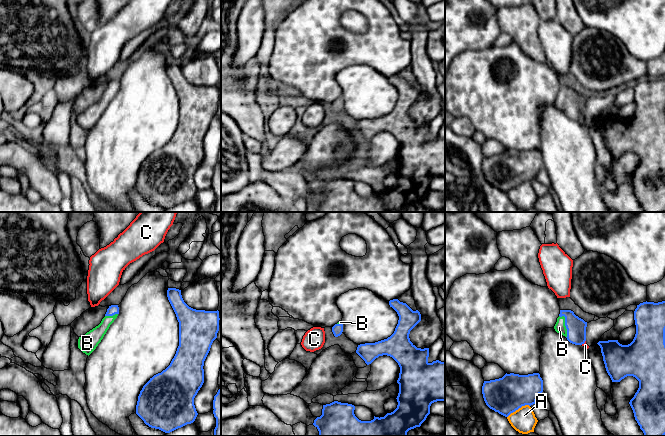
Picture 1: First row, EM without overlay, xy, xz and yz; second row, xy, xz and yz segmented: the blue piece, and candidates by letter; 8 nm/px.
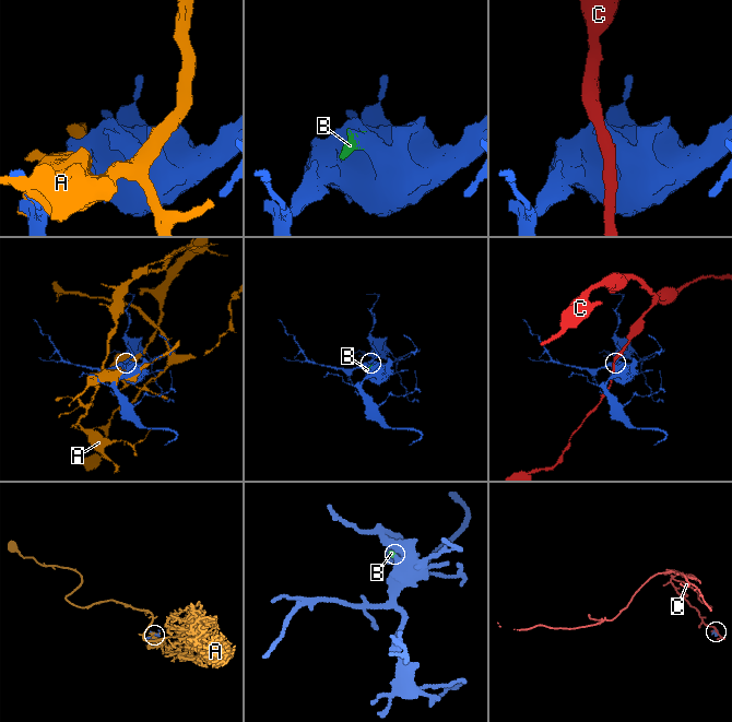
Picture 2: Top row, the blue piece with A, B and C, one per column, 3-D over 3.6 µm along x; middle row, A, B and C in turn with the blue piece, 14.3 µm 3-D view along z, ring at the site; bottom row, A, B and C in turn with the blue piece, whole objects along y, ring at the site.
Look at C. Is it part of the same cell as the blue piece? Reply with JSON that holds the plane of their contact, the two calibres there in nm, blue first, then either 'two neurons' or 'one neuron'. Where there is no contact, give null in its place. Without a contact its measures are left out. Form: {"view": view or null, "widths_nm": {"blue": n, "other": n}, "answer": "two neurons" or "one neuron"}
{"view": "yz", "widths_nm": {"blue": 160, "other": 40}, "answer": "two neurons"}

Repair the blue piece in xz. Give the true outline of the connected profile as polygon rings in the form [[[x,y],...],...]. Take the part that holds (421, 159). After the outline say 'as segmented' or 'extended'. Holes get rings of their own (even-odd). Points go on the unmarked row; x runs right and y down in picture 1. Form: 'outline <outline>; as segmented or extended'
outline [[[398,75],[390,76],[389,81],[399,92],[394,109],[387,115],[358,121],[356,129],[367,141],[383,131],[392,133],[398,139],[397,184],[384,193],[374,192],[371,197],[361,197],[354,190],[354,181],[334,177],[323,181],[322,191],[314,196],[313,201],[318,205],[319,212],[407,212],[409,206],[420,203],[426,196],[432,179],[445,177],[445,138],[436,136],[429,139],[429,124],[417,124],[409,114],[410,107],[421,97],[420,88],[413,87]]]; as segmented

